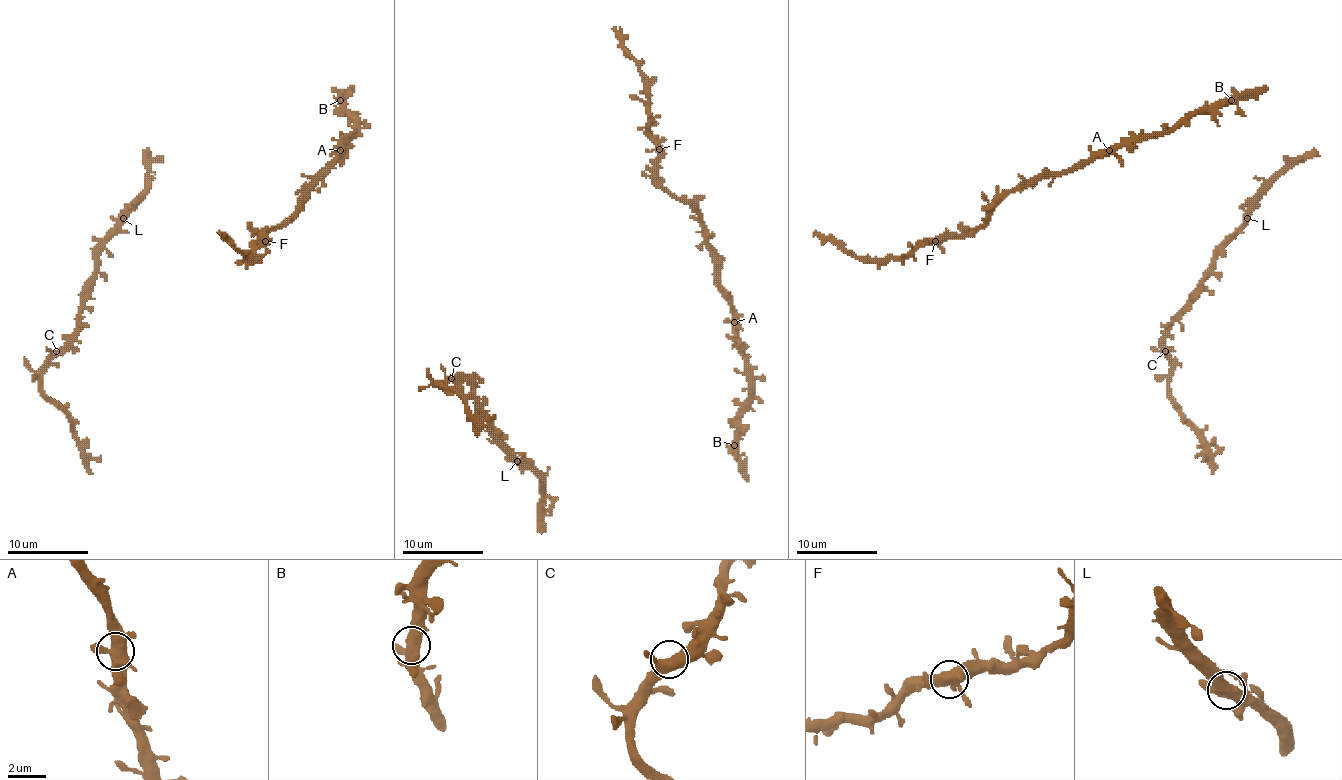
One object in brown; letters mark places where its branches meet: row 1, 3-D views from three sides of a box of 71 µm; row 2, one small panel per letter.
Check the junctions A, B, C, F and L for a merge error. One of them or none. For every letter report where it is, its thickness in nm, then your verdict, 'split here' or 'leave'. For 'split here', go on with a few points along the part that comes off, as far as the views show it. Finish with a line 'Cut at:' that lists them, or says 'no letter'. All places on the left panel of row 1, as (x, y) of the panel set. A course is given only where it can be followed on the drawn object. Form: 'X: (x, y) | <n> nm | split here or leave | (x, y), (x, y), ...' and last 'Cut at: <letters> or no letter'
A: (340, 150) | 500 nm | leave
B: (340, 100) | 480 nm | leave
C: (56, 351) | 500 nm | leave
F: (265, 241) | 500 nm | leave
L: (123, 218) | 500 nm | leave
Cut at: no letter

